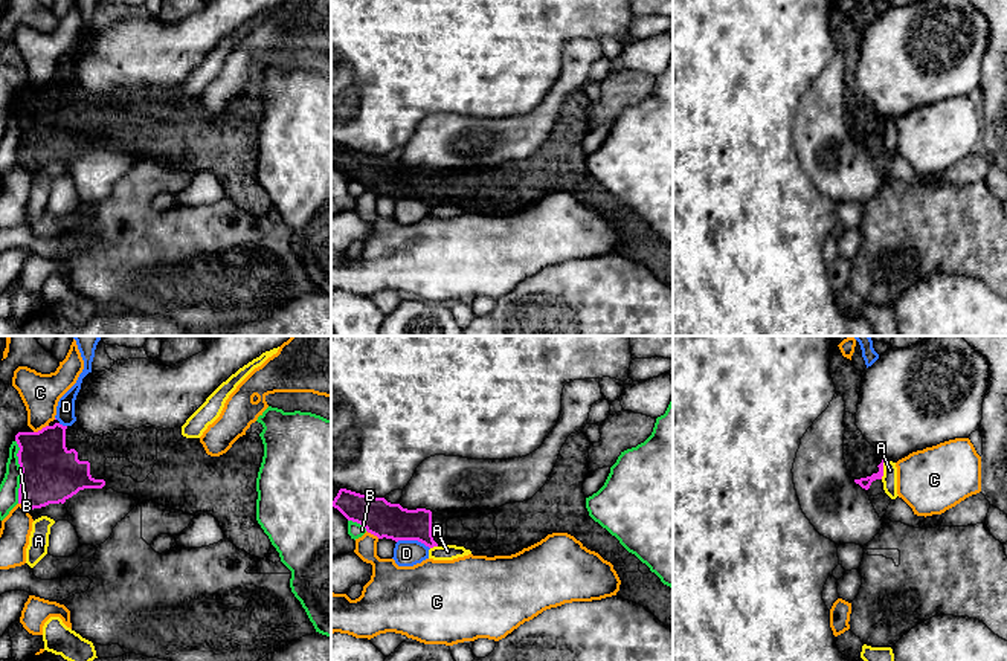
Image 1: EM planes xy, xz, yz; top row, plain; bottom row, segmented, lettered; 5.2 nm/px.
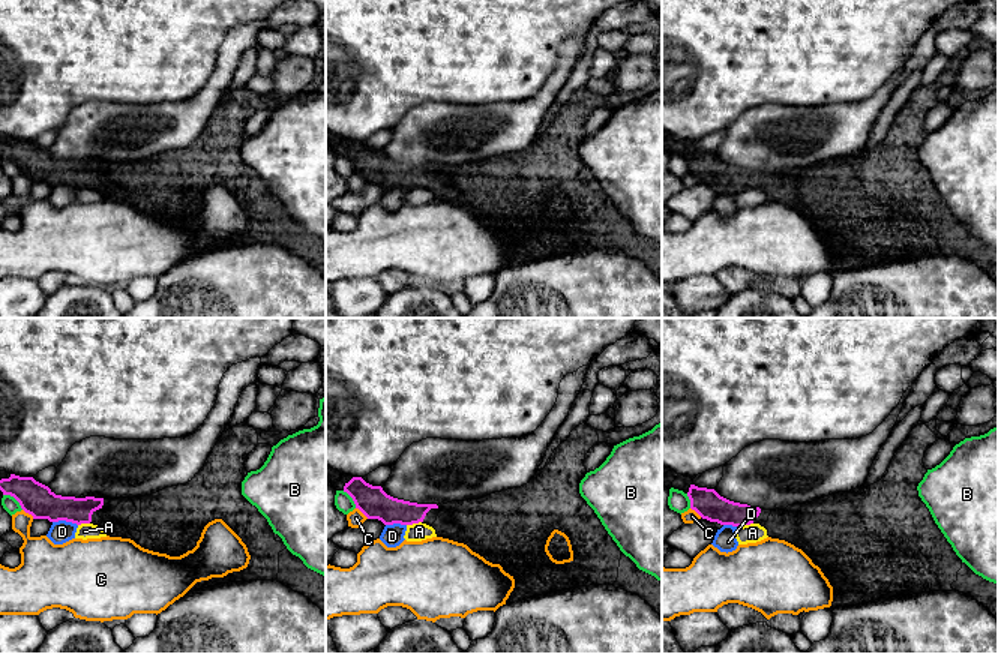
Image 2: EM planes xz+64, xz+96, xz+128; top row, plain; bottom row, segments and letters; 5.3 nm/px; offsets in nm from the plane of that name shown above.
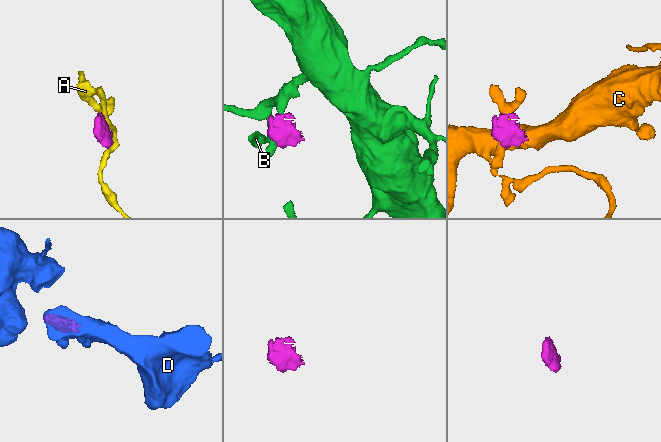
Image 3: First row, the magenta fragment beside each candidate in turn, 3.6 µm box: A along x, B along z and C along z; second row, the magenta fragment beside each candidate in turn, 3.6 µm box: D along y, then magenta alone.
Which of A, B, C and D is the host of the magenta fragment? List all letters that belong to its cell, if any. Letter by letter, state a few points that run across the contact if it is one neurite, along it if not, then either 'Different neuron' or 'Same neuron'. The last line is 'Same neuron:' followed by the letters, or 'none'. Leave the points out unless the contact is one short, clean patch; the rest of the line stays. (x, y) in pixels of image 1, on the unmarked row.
A: Line: yz (884, 119), (884, 133), (881, 136). Different neuron
B: Line: xy (16, 98), (20, 127), (19, 161). Different neuron
C: Different neuron
D: Line: xz (397, 199), (420, 199), (429, 206). Different neuron
Same neuron: none

